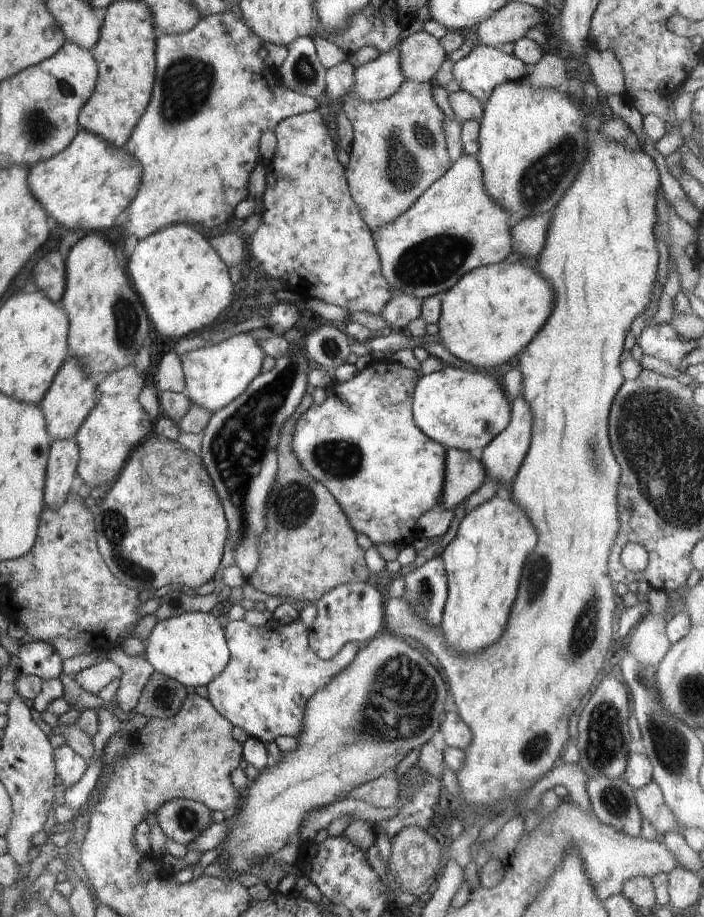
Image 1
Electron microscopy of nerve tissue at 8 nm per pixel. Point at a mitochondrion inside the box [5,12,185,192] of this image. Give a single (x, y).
(37, 129)

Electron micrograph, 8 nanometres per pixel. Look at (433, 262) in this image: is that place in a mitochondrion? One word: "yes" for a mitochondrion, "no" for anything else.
yes

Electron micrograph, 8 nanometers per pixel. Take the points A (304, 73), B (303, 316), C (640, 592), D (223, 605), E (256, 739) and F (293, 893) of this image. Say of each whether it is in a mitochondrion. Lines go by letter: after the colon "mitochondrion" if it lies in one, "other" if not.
A: mitochondrion
B: other
C: other
D: other
E: other
F: other

